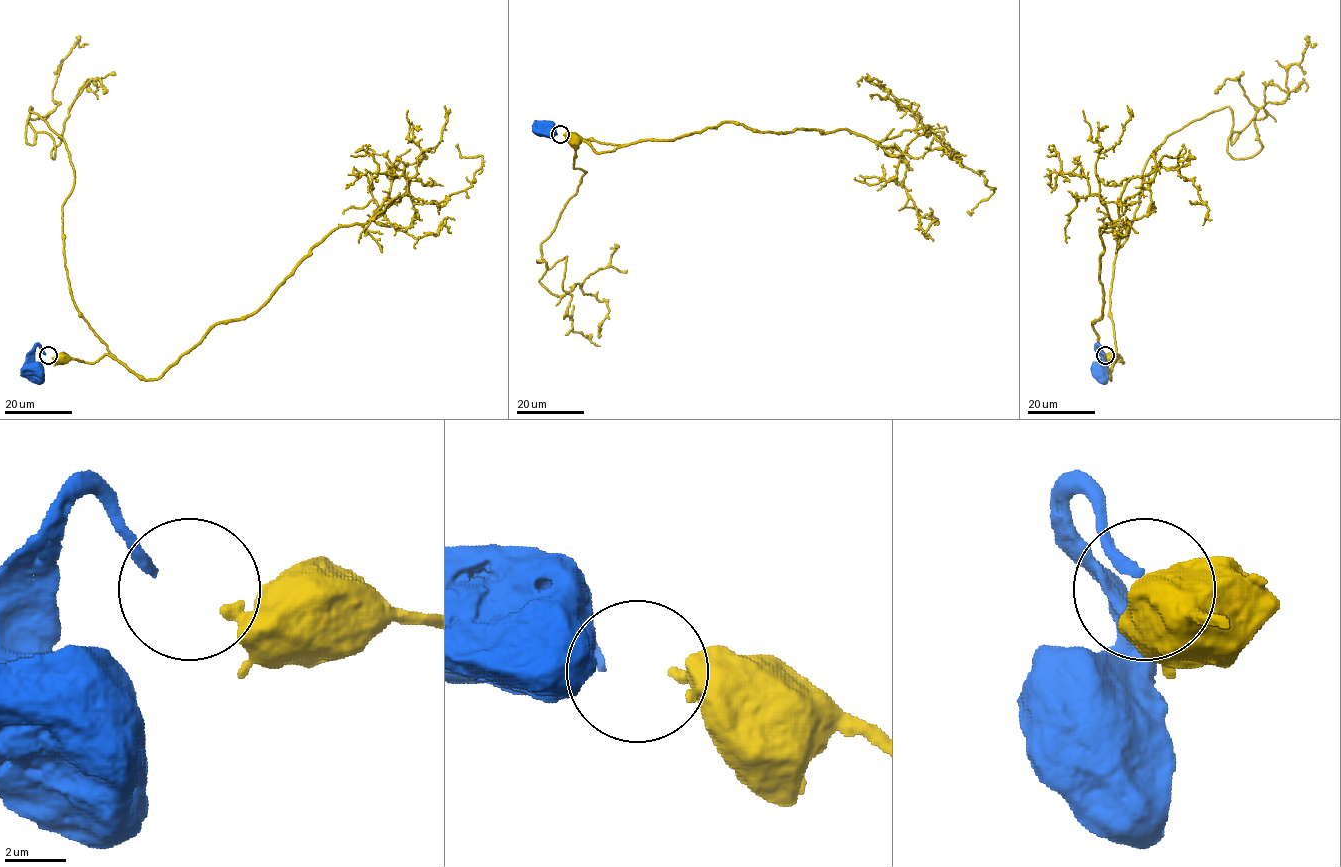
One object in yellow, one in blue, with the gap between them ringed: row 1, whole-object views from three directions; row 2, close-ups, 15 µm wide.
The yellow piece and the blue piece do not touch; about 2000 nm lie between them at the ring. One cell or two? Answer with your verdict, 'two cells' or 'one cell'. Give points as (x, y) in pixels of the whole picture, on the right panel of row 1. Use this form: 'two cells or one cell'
two cells

